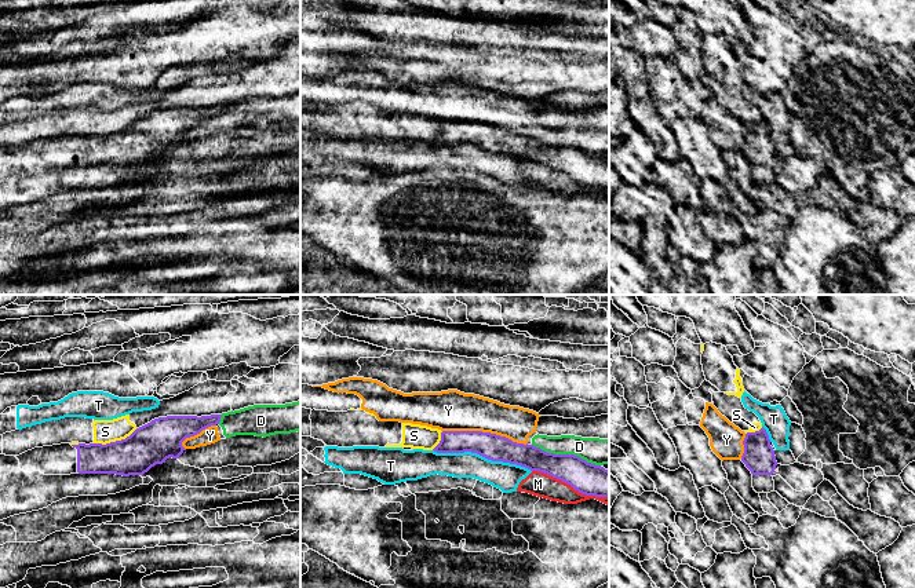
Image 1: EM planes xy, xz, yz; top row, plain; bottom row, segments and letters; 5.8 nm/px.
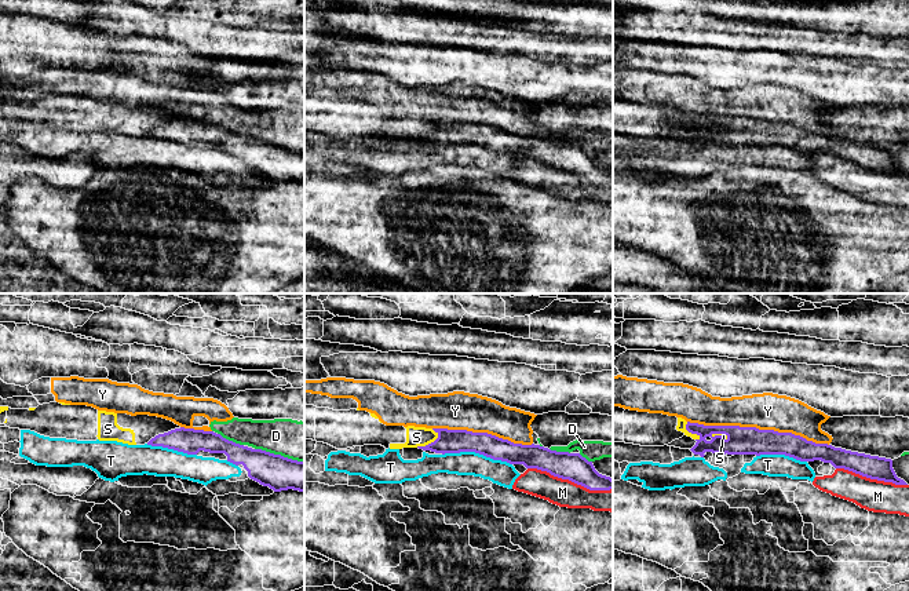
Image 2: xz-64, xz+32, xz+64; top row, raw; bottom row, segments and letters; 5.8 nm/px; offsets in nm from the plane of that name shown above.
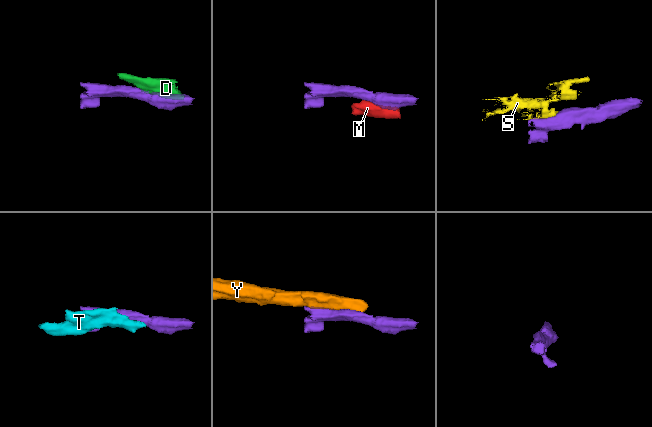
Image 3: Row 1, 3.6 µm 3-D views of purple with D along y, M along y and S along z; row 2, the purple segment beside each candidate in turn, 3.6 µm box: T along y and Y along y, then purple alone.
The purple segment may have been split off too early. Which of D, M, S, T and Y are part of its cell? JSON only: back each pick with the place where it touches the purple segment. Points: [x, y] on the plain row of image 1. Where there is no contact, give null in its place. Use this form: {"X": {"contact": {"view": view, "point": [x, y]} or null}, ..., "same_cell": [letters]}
{"same_cell": []}

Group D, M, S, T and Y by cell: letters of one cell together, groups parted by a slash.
D Y / M / S / T

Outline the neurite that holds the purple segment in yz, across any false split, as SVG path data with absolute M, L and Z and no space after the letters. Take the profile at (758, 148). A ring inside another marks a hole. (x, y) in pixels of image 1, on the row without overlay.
M762 118L759 123L747 124L743 136L741 153L752 165L754 182L757 185L773 183L774 172L772 165L776 161L777 153L766 121Z

